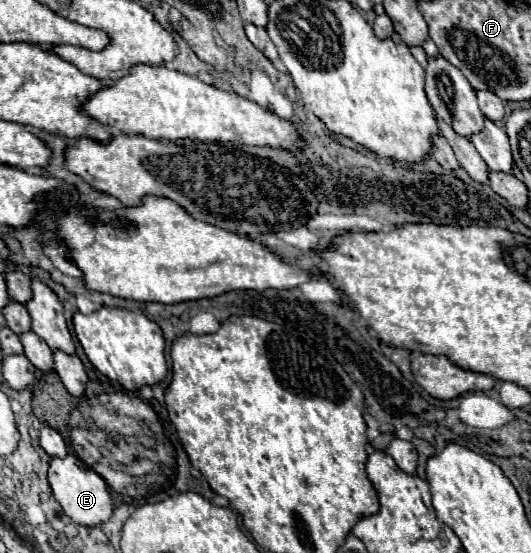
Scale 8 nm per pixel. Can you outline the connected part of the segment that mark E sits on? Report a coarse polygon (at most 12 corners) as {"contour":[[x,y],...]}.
{"contour":[[74,454],[50,460],[56,500],[82,526],[112,516],[106,482]]}

